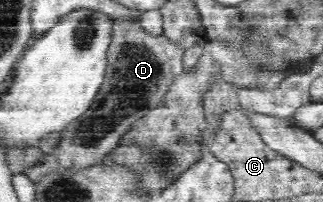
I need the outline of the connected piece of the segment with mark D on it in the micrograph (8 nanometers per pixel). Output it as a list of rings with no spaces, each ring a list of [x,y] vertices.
[[[115,24],[106,79],[99,88],[99,94],[93,98],[93,104],[79,118],[61,128],[55,146],[41,152],[41,164],[35,162],[25,166],[23,174],[35,182],[53,168],[85,168],[107,161],[107,156],[122,146],[134,124],[149,110],[161,106],[175,76],[185,70],[183,57],[186,51],[179,41],[165,35],[153,37],[139,24],[126,27]]]

